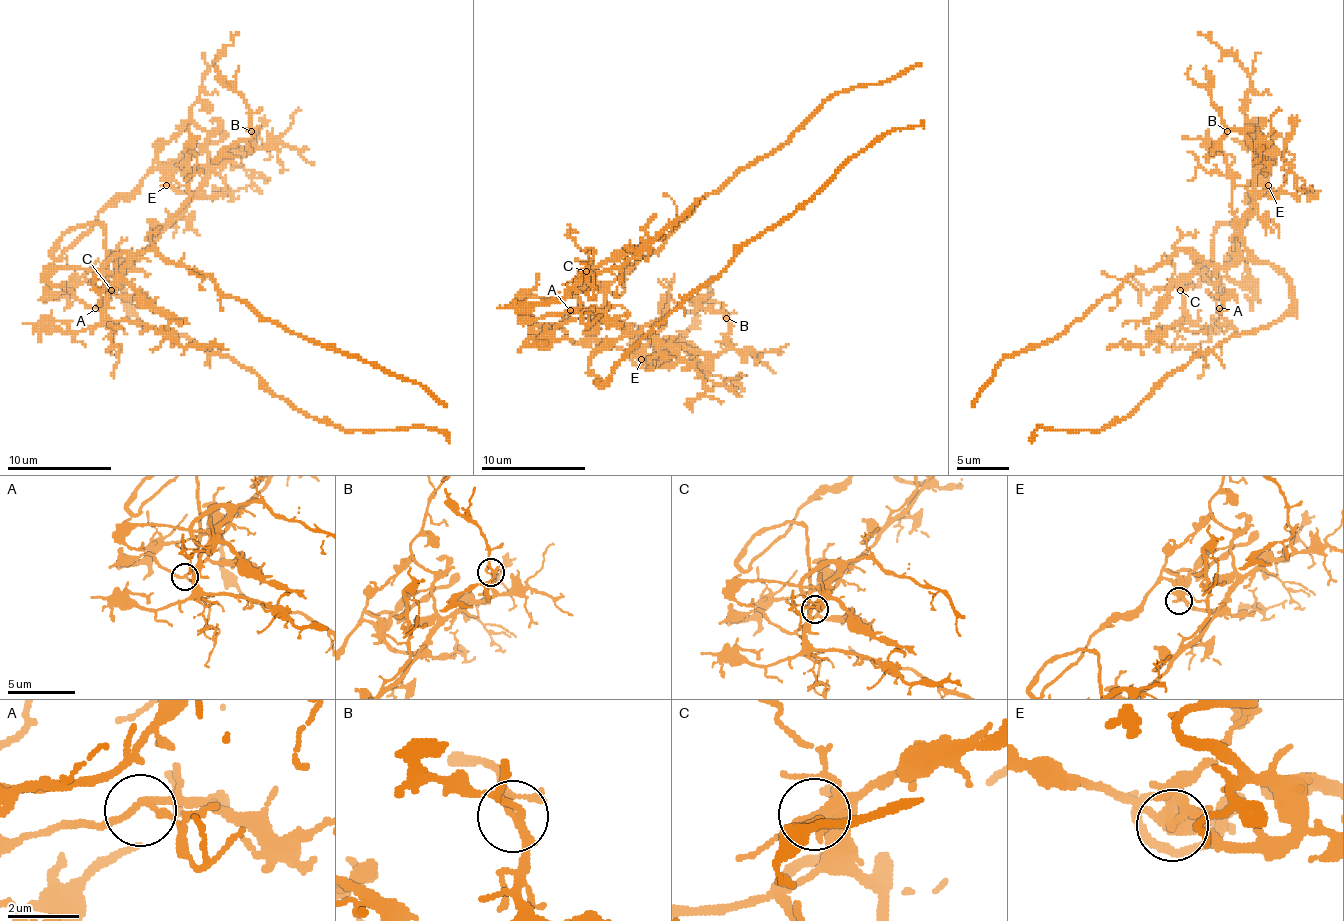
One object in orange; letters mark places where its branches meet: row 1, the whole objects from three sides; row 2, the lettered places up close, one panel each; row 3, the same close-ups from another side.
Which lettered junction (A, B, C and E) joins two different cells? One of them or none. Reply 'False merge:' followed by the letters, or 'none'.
False merge: E

